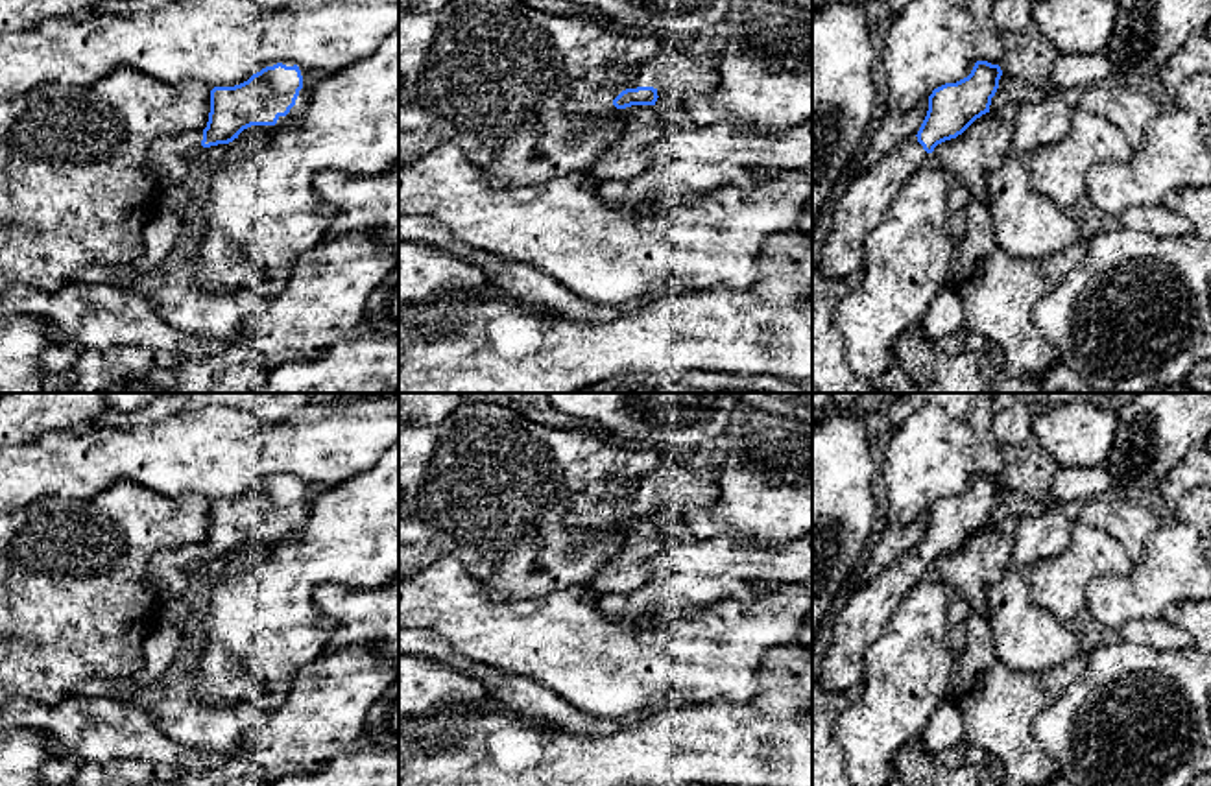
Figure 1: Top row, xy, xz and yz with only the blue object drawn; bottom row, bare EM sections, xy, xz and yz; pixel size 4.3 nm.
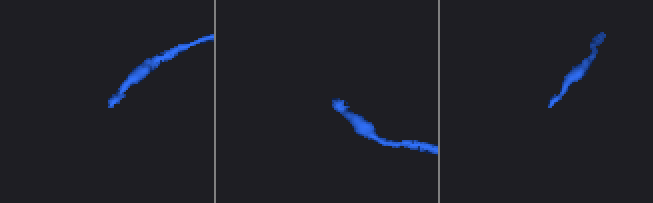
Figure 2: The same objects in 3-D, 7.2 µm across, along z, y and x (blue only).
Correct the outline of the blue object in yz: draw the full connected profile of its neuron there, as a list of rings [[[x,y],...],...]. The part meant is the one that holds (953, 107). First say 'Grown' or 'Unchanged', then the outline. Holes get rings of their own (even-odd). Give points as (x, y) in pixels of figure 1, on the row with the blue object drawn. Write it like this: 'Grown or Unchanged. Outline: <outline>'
Grown. Outline: [[[977,61],[967,77],[934,89],[917,135],[853,175],[834,207],[821,251],[818,268],[825,279],[845,279],[864,271],[868,234],[882,221],[903,185],[925,166],[934,148],[956,138],[989,113],[1001,76],[999,65]]]

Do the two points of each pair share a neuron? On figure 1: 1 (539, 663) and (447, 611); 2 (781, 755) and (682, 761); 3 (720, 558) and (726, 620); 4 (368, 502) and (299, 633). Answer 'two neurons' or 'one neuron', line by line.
1: one neuron
2: one neuron
3: two neurons
4: one neuron

